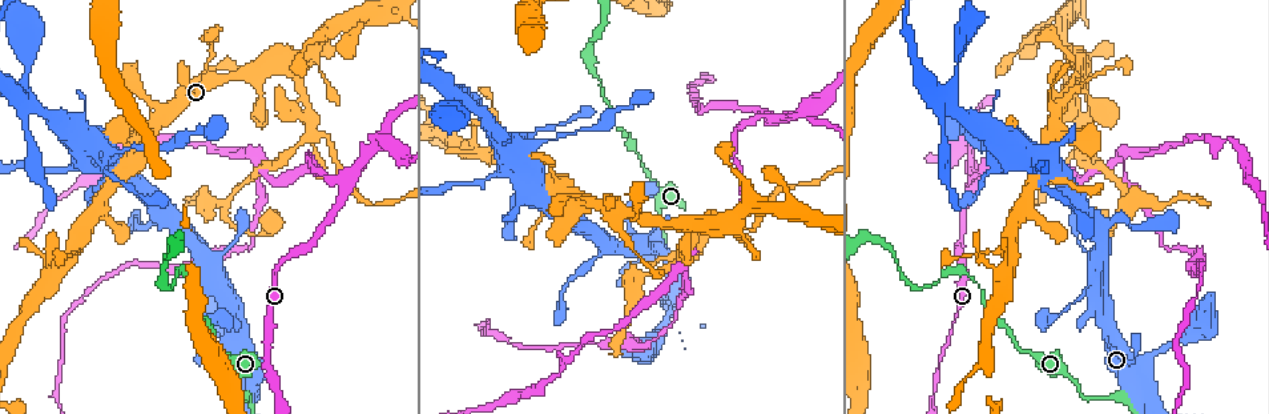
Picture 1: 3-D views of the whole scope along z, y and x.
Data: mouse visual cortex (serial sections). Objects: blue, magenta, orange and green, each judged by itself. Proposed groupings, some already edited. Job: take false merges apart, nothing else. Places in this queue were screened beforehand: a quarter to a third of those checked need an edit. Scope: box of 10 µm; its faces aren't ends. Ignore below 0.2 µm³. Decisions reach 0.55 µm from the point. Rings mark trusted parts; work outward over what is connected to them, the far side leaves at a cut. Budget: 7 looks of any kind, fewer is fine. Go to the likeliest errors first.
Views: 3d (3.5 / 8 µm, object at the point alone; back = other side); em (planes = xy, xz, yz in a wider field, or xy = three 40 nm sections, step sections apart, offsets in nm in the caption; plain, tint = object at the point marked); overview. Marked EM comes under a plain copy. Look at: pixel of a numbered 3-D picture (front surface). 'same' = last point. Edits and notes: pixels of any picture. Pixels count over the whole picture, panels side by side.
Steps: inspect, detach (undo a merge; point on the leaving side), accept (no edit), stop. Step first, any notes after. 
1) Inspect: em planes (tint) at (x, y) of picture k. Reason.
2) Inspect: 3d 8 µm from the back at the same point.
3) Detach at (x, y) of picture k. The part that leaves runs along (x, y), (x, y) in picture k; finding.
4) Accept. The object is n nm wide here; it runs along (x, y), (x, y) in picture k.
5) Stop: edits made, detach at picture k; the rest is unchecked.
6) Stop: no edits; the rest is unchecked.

Inspect: 3d 3.5 µm at (592, 64) of picture 1. Abrupt turn.

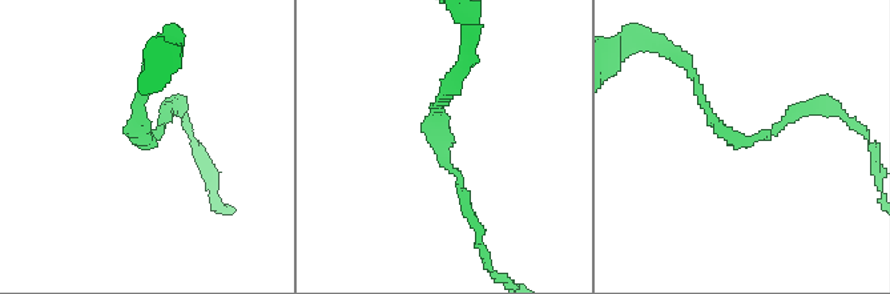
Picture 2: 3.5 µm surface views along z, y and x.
Inspect: em xy step 3 (tint) at (141, 142) of picture 2. The arms are 150, 150 nm wide.

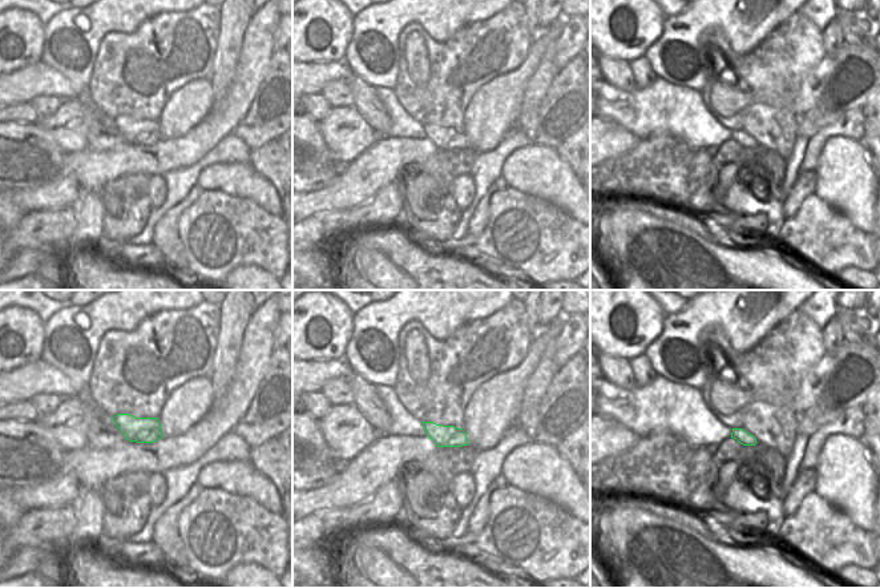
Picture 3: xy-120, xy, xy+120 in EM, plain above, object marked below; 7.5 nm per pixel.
Inspect: em xy step 5 (tint) at the same point.

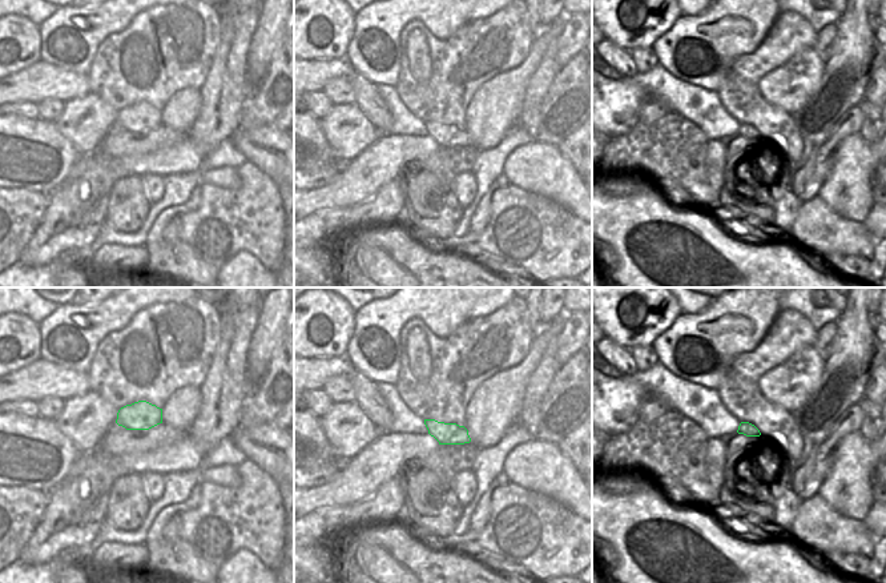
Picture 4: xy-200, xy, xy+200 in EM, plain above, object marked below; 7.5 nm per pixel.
Accept. It runs along (169, 104), (140, 140), (148, 75) in picture 2; all the same cell.

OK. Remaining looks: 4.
Inspect: 3d 3.5 µm at (341, 185) of picture 1. Sharp bend.

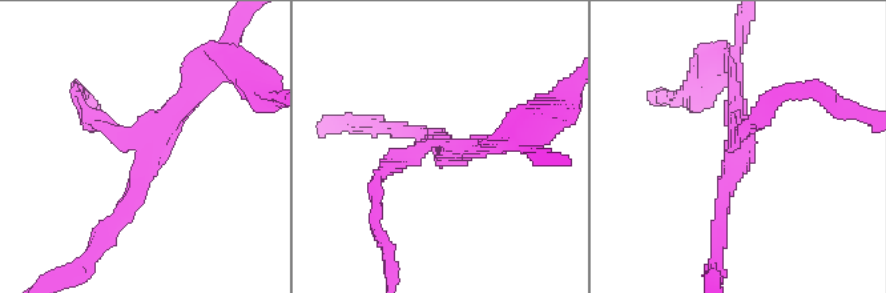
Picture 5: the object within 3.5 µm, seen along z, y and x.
Detach at (258, 96) of picture 5. The part that leaves runs along (139, 141), (93, 120), (77, 92) in picture 5; a second cell is stuck on.

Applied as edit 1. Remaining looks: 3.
Inspect: overview.

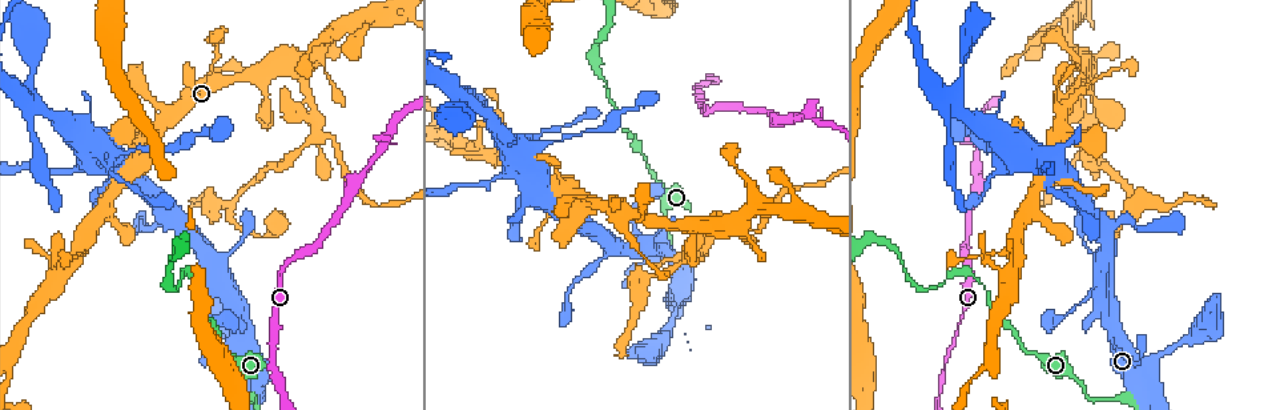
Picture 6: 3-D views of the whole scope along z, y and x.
Inspect: 3d 3.5 µm from the back at (294, 66) of picture 6. Three-way junction.

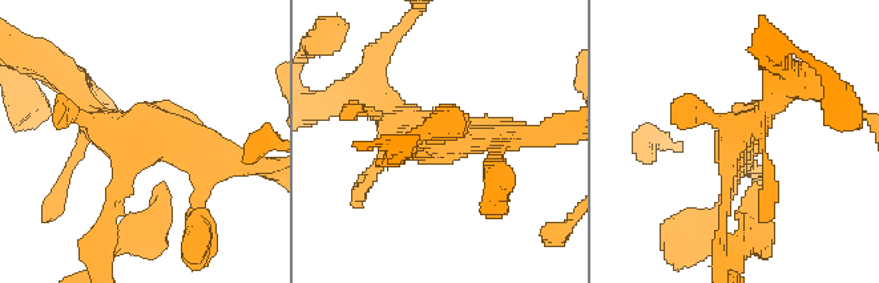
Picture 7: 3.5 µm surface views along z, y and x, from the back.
Inspect: em xy step 3 (tint) at (143, 142) of picture 7. Now the EM.

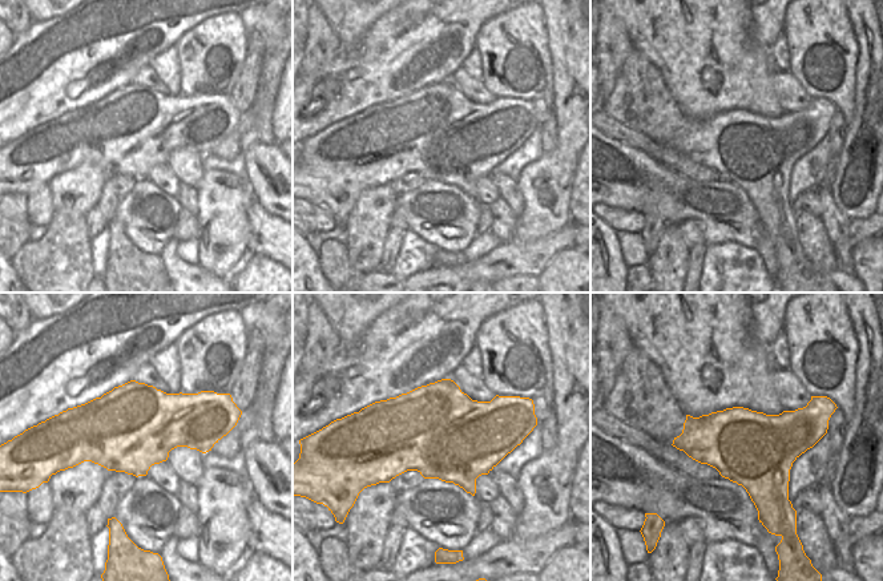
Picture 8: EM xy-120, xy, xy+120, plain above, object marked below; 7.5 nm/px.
Detach at (750, 213) of picture 7. Two cells meet here.

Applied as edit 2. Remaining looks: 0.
Stop: edits made, detach at picture 5, detach at picture 7; the rest is unchecked.

